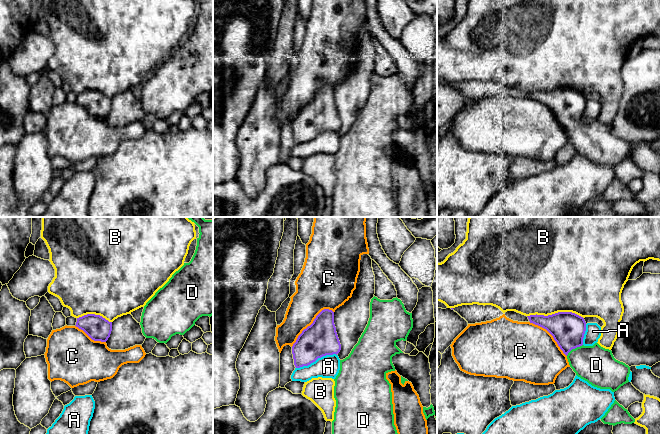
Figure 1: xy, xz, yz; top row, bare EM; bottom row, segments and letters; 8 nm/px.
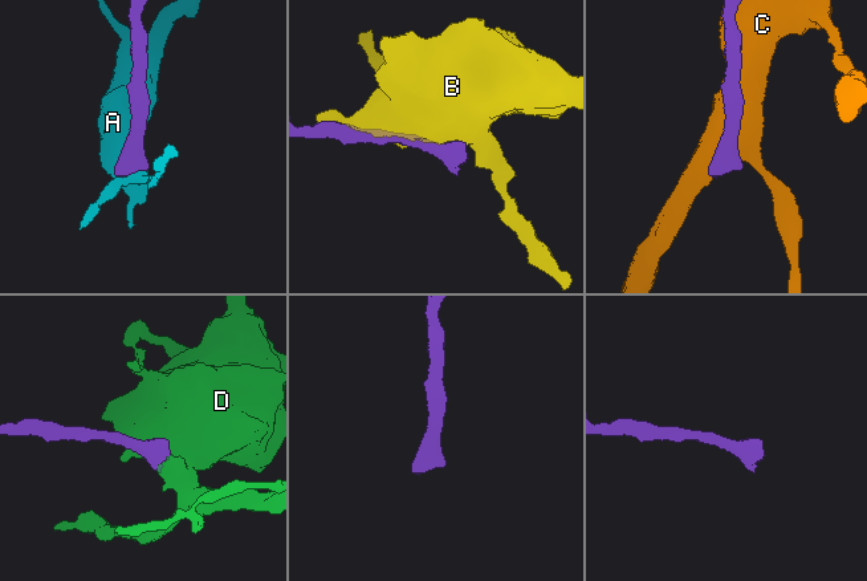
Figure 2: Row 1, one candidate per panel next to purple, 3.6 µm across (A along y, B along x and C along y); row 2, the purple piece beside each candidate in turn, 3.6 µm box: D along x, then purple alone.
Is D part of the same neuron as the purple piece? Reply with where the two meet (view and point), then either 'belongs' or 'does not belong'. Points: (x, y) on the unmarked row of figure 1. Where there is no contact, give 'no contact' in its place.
yz (574, 124) | belongs

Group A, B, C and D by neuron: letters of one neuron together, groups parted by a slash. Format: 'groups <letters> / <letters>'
groups A / B / C / D

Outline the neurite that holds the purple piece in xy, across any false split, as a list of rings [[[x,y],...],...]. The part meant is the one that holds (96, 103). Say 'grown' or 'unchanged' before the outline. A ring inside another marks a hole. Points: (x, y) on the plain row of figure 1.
unchanged; [[[95,90],[77,94],[75,102],[83,106],[92,116],[101,118],[106,118],[112,107],[112,98]]]

